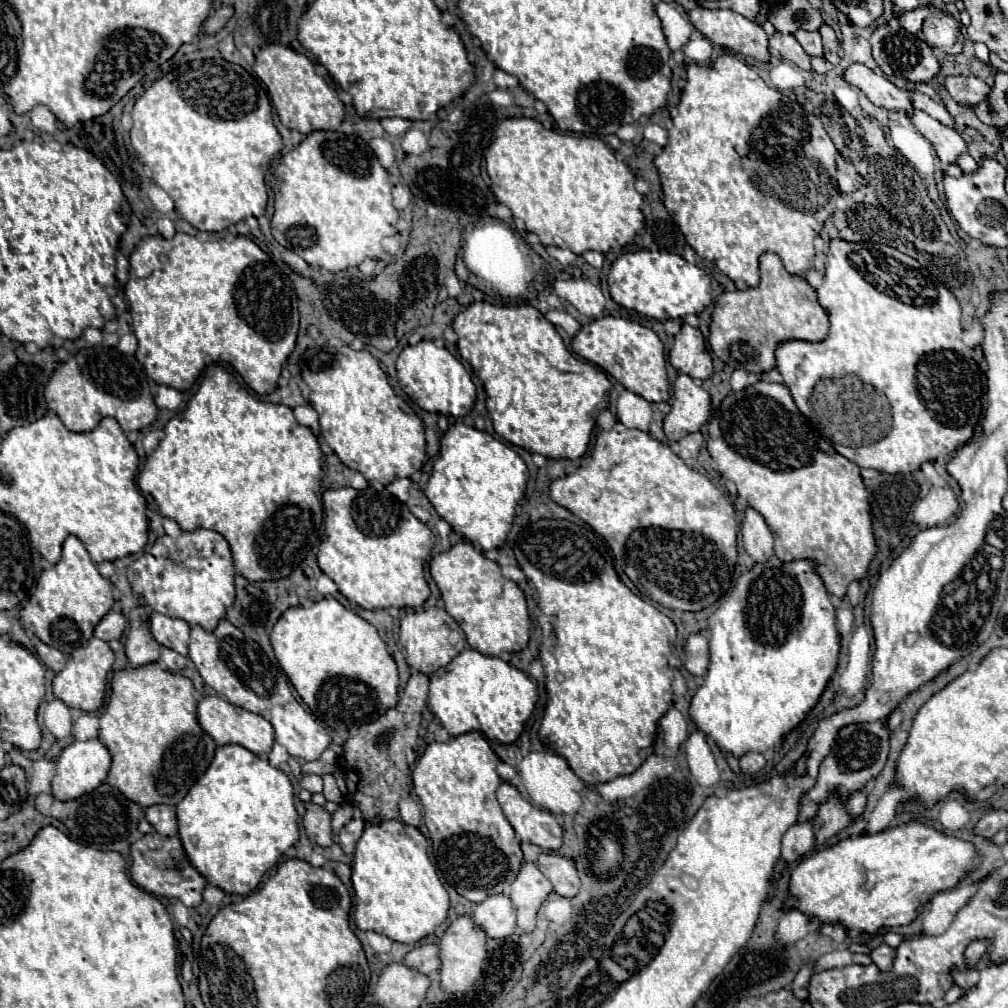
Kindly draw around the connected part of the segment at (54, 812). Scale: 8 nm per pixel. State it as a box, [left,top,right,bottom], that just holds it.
[36,784,144,848]

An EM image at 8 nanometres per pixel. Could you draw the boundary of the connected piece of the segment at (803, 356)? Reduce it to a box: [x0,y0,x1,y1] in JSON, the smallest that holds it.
[776,238,984,474]

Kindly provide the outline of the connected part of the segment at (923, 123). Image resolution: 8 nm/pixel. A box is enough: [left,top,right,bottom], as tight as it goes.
[910,108,966,164]

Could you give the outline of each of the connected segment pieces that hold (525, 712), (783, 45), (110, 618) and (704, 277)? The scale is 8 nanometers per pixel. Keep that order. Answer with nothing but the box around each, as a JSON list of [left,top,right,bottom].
[[428,648,538,744],[770,32,810,70],[94,610,126,642],[608,249,712,320]]

